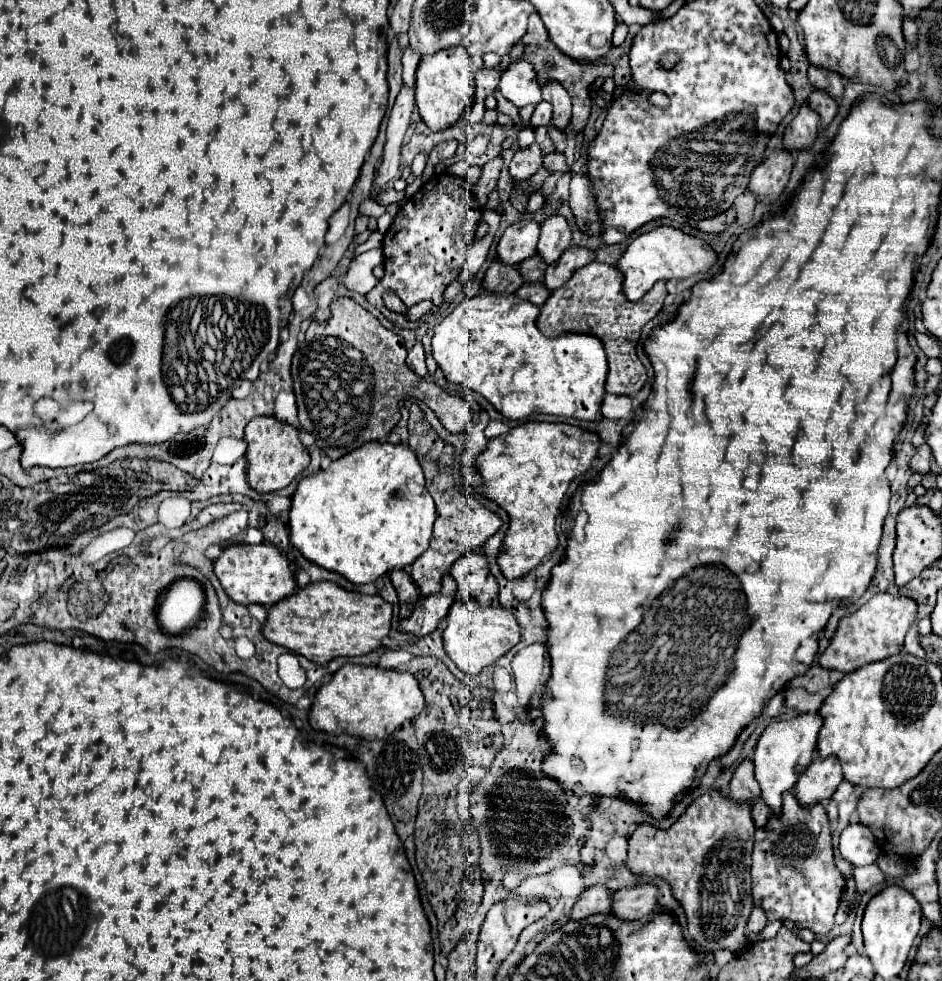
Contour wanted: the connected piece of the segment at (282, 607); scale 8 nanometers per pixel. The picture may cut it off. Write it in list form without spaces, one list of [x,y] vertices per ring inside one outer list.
[[[311,582],[309,586],[301,588],[293,596],[287,596],[285,600],[281,600],[281,604],[275,604],[269,610],[269,618],[263,626],[263,634],[269,642],[285,646],[291,652],[301,654],[319,666],[325,666],[337,656],[365,656],[381,648],[383,640],[391,632],[391,616],[393,616],[393,606],[385,602],[379,594],[369,596],[361,592],[351,592],[337,586],[335,582]]]

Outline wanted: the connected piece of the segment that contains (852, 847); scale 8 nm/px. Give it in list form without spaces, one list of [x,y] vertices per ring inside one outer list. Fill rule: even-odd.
[[[861,822],[849,824],[841,832],[839,840],[839,852],[845,860],[849,860],[855,866],[867,866],[873,864],[879,856],[879,848],[875,844],[875,836],[869,832],[869,828]]]

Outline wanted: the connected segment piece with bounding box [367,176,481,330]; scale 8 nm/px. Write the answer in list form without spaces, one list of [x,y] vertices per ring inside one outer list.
[[[433,176],[409,202],[399,208],[393,224],[383,238],[385,276],[367,294],[367,300],[375,304],[385,318],[389,318],[395,326],[407,330],[415,330],[425,324],[431,314],[423,316],[417,322],[407,322],[383,304],[383,294],[387,290],[393,290],[405,306],[413,306],[421,300],[433,300],[433,312],[439,310],[439,306],[443,304],[445,288],[453,278],[461,274],[467,248],[475,238],[475,228],[481,216],[469,182],[441,182],[439,178],[441,176]]]

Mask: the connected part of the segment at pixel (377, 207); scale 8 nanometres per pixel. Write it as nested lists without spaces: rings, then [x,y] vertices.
[[[367,199],[360,204],[359,215],[378,218],[386,212],[386,206]]]

